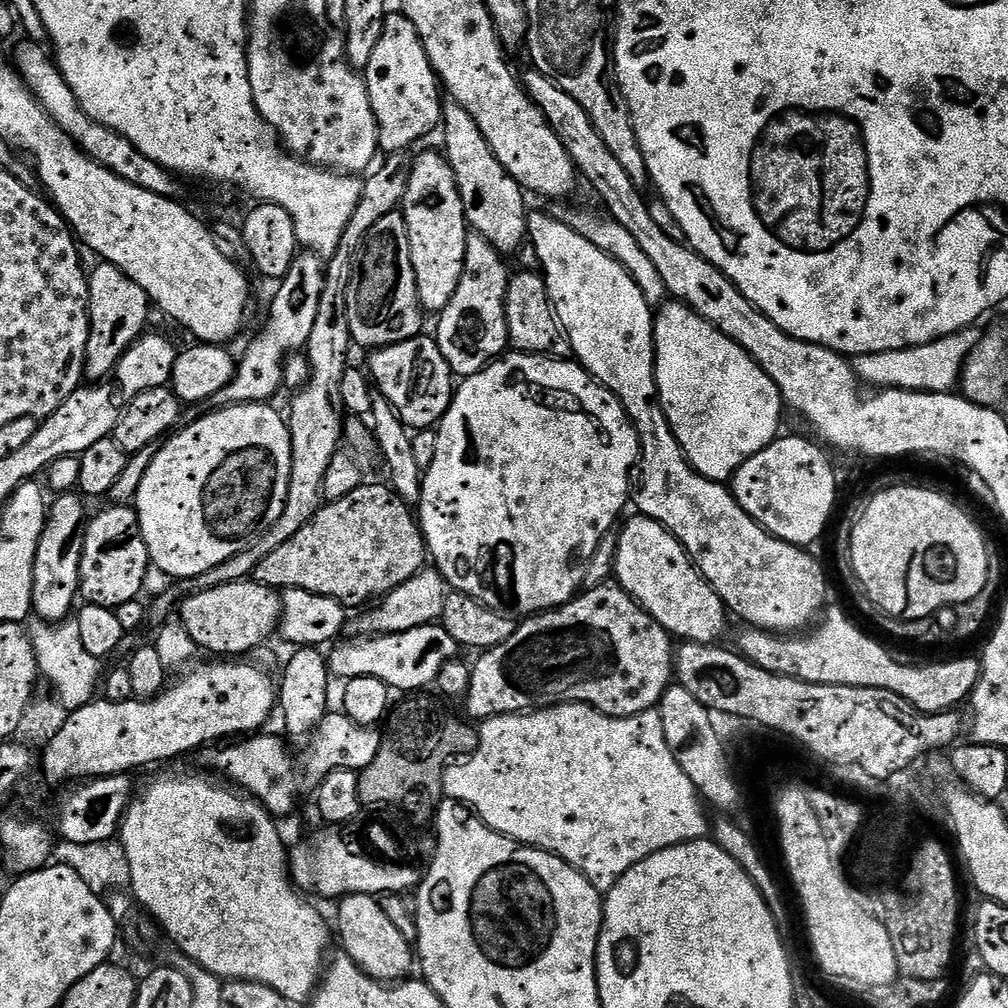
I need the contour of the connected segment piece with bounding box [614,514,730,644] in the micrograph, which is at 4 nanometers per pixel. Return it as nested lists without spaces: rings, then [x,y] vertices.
[[[636,514],[633,517],[633,520],[625,519],[624,528],[619,529],[615,583],[633,596],[677,641],[717,643],[730,619],[724,599],[701,576],[688,551],[663,524],[648,516]]]

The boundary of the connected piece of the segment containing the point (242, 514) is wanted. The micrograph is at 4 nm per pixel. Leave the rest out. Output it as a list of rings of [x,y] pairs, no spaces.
[[[267,403],[232,404],[228,408],[216,408],[212,410],[209,416],[204,416],[201,420],[194,421],[189,428],[181,427],[179,431],[169,435],[157,447],[154,462],[150,462],[150,466],[142,478],[142,486],[138,486],[134,497],[136,517],[140,523],[142,538],[146,542],[148,559],[154,565],[155,571],[157,568],[158,571],[165,572],[168,576],[173,576],[171,579],[176,582],[189,580],[198,574],[206,574],[206,570],[214,570],[214,566],[218,566],[222,562],[234,558],[234,554],[246,550],[260,538],[263,532],[270,530],[270,526],[274,526],[274,522],[278,522],[278,514],[282,514],[282,510],[286,506],[286,494],[290,486],[292,443],[288,433],[287,419],[281,413],[279,416],[274,409],[268,407],[272,406]]]

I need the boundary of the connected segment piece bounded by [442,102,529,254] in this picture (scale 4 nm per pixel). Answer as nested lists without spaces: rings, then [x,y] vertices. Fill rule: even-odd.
[[[448,102],[443,105],[442,132],[443,128],[444,148],[442,147],[442,152],[448,157],[448,164],[454,170],[454,178],[458,182],[458,194],[462,194],[464,218],[468,222],[469,229],[475,235],[486,238],[486,242],[490,242],[490,246],[494,246],[502,254],[519,253],[520,249],[524,247],[528,235],[529,213],[524,212],[524,199],[526,199],[524,189],[506,171],[502,162],[498,162],[498,158],[494,154],[494,150],[490,150],[482,130],[478,130],[478,122],[474,122],[474,118],[470,118],[468,111],[460,104]]]

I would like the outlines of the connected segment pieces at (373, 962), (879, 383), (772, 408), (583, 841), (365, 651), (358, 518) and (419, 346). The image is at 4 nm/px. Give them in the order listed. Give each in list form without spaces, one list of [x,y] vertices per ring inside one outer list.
[[[354,894],[353,896],[343,897],[339,901],[340,907],[340,944],[343,955],[350,957],[356,965],[368,976],[381,982],[400,982],[409,975],[408,972],[414,968],[414,948],[402,938],[402,933],[390,918],[386,918],[386,910],[382,910],[379,899],[366,894]]]
[[[972,330],[955,332],[938,338],[929,344],[890,350],[889,352],[871,352],[855,357],[856,375],[865,385],[881,388],[904,388],[907,392],[952,392],[957,387],[960,374],[964,371],[964,362],[976,347],[977,333]]]
[[[665,302],[654,316],[652,337],[656,343],[656,385],[660,405],[688,463],[709,480],[724,482],[750,457],[777,439],[782,401],[778,386],[742,346],[706,322],[687,304]]]
[[[555,704],[553,708],[539,708],[536,712],[517,712],[515,716],[491,716],[479,725],[478,731],[478,750],[463,762],[452,762],[445,767],[445,797],[457,800],[459,804],[467,804],[484,824],[495,832],[500,832],[503,836],[508,836],[511,840],[517,840],[519,844],[526,844],[530,848],[553,852],[555,856],[579,870],[602,894],[610,891],[618,882],[618,878],[626,874],[626,870],[630,870],[630,866],[638,866],[642,858],[650,858],[650,854],[658,854],[658,850],[666,850],[675,844],[703,840],[709,835],[710,817],[704,813],[702,797],[697,792],[694,782],[686,778],[682,766],[678,766],[666,742],[659,711],[643,712],[637,716],[607,716],[589,704]]]
[[[439,623],[418,626],[414,630],[402,630],[398,634],[369,636],[348,640],[345,644],[337,643],[327,653],[329,673],[338,678],[355,682],[362,678],[378,678],[390,690],[396,688],[400,694],[416,694],[429,684],[435,685],[442,666],[461,655],[462,649]]]
[[[364,482],[350,494],[346,494],[346,498],[338,498],[321,506],[314,518],[310,518],[310,522],[306,522],[306,526],[302,526],[302,530],[298,530],[294,538],[290,538],[290,542],[282,542],[278,550],[266,554],[266,558],[258,562],[254,578],[259,584],[273,590],[301,588],[310,590],[310,594],[329,596],[344,605],[345,609],[352,610],[359,604],[367,605],[377,598],[387,596],[402,582],[414,578],[414,574],[418,574],[425,564],[424,534],[413,509],[387,483]]]
[[[421,334],[406,342],[375,349],[366,365],[375,391],[385,396],[398,418],[409,430],[435,429],[452,405],[454,377],[442,350],[431,335]]]

